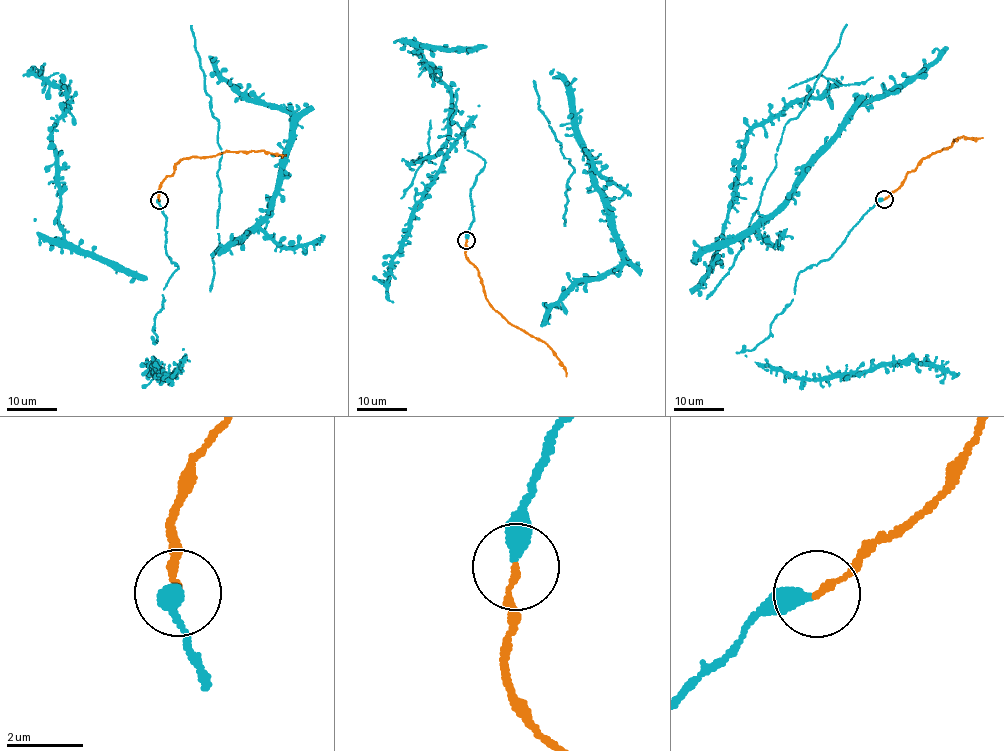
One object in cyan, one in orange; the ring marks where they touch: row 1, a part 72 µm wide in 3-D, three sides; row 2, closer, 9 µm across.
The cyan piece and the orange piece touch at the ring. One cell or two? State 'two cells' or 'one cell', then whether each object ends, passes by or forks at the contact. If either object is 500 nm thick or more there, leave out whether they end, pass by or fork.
one cell | cyan ends | orange ends

